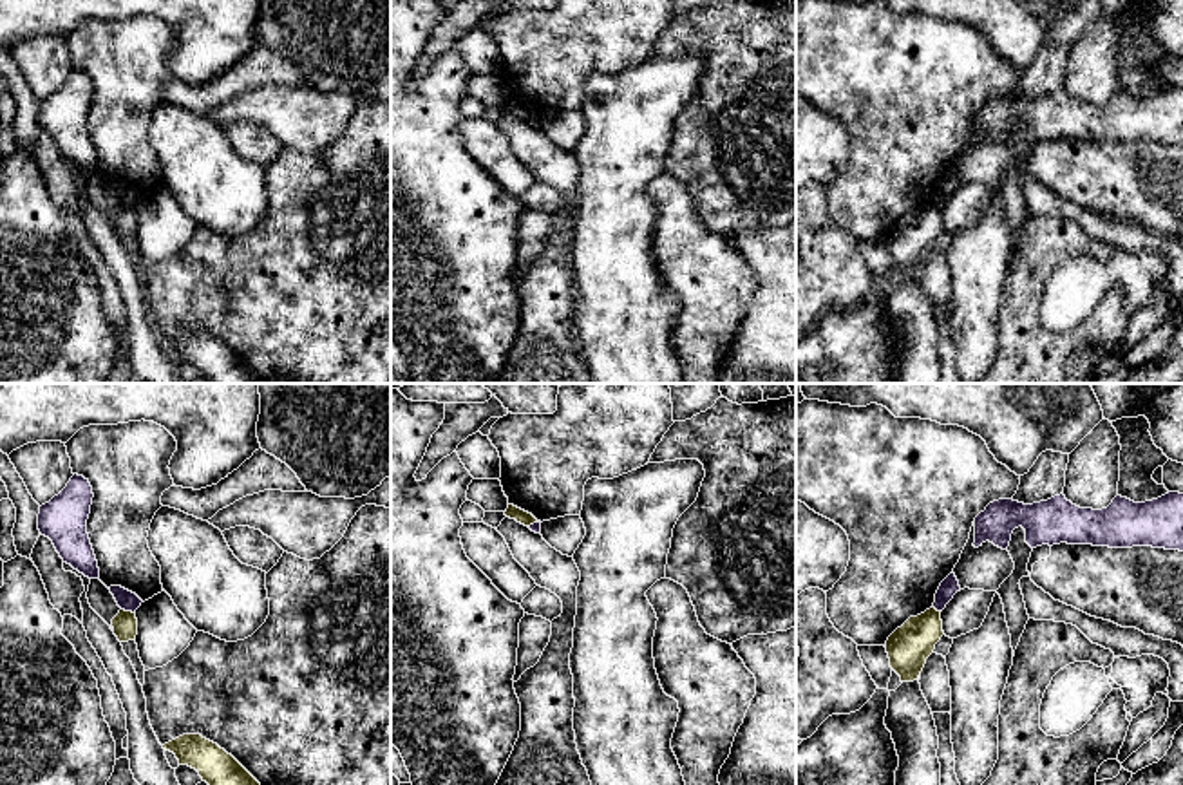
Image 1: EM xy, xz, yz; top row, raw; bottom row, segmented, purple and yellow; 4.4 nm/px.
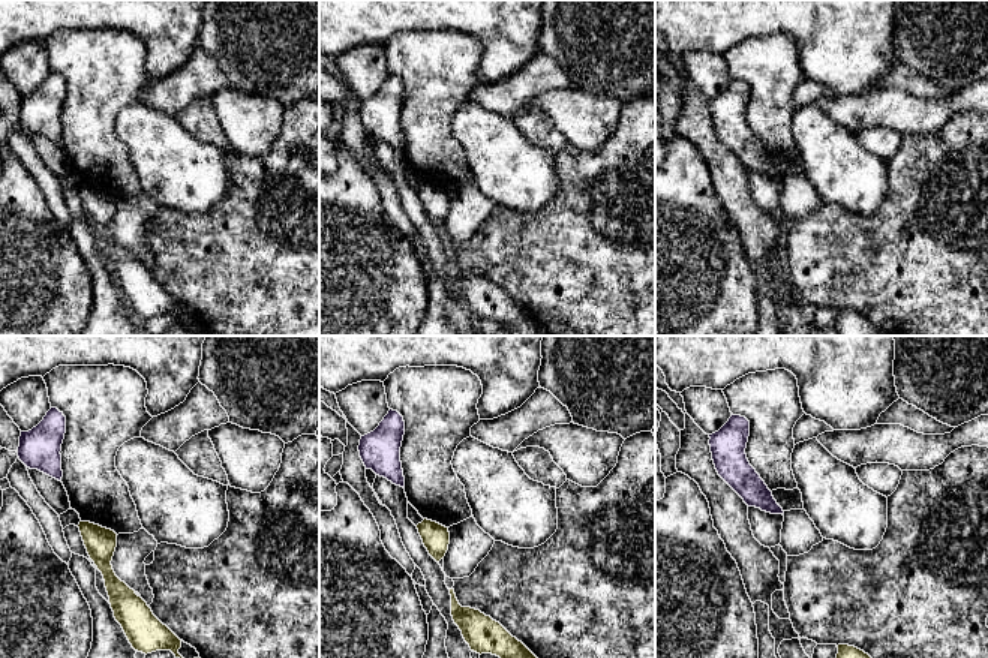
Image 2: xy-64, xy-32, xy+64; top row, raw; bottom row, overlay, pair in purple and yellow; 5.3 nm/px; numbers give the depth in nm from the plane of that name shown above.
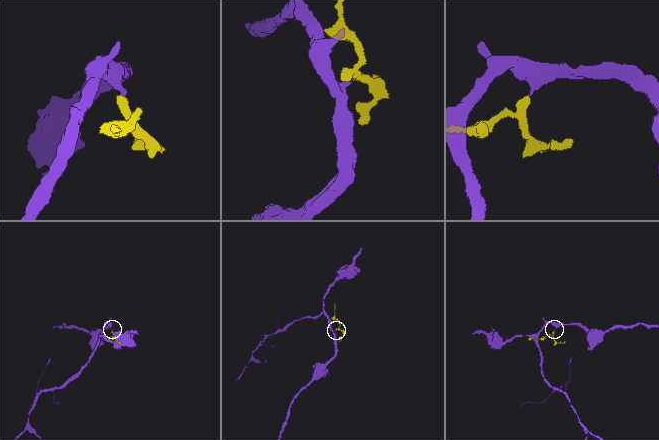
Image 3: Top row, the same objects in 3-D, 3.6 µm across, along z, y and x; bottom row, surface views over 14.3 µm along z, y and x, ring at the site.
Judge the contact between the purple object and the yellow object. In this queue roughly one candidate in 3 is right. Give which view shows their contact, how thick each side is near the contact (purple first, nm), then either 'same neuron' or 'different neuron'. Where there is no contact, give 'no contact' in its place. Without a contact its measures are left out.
xy | 90/110 nm | different neuron

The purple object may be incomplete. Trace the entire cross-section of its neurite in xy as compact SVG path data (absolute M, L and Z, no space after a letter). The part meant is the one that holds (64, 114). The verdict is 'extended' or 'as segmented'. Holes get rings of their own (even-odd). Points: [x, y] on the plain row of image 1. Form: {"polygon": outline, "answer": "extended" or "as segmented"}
{"polygon": "M74 69L58 90L40 101L38 125L52 136L63 157L89 174L99 174L98 156L87 128L92 92L89 74Z", "answer": "as segmented"}

